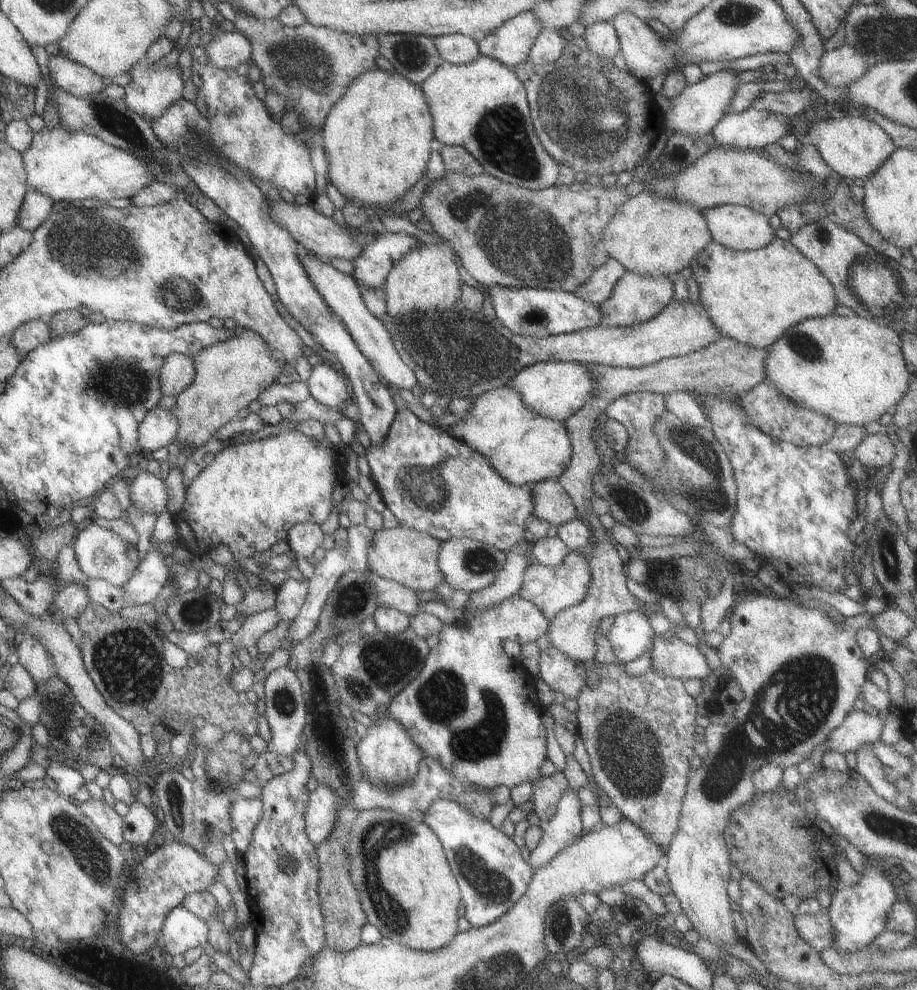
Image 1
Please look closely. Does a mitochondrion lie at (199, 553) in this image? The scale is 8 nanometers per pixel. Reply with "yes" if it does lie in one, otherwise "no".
no

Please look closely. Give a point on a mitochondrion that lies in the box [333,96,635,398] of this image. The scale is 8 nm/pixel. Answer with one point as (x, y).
(525, 244)

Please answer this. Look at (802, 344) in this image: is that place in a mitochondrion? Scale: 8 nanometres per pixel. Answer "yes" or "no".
yes

